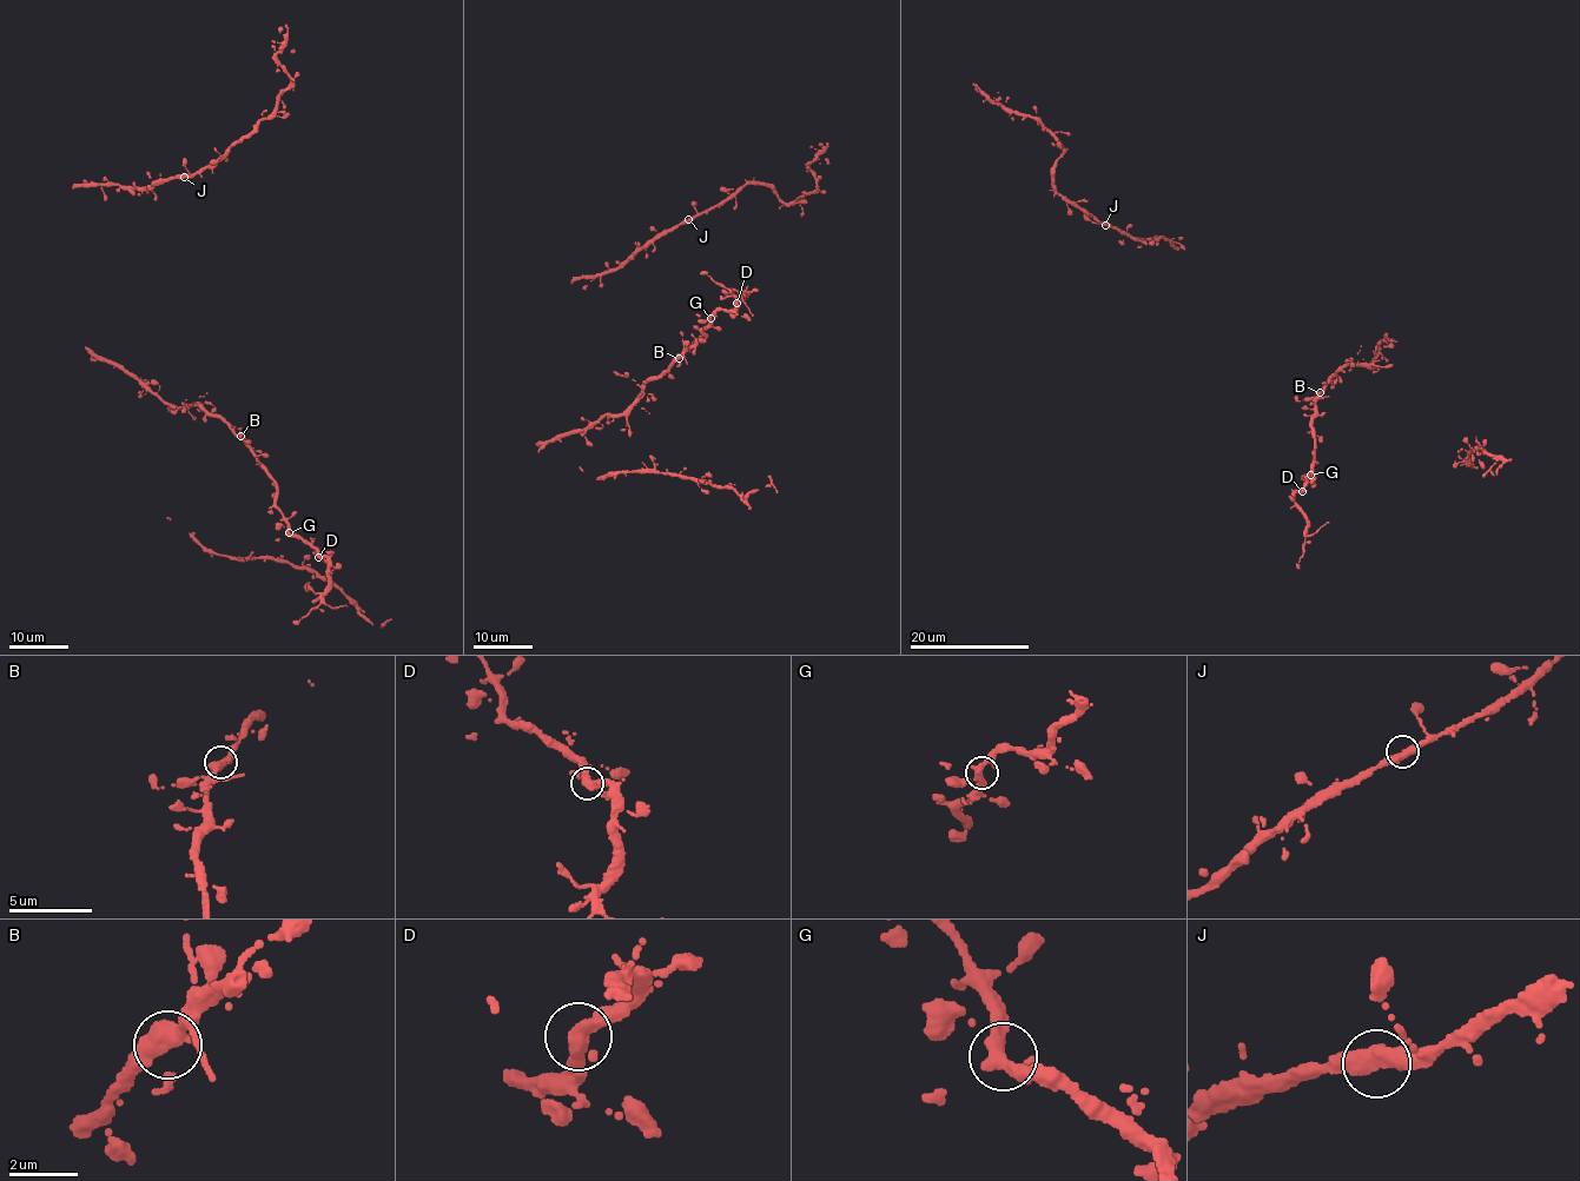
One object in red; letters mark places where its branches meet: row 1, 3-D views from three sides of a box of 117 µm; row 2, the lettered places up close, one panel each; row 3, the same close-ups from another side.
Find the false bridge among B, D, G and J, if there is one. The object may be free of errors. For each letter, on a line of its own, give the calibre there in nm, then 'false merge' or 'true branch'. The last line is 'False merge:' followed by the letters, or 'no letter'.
B: 440 nm | true branch
D: 440 nm | true branch
G: 440 nm | true branch
J: 440 nm | true branch
False merge: no letter

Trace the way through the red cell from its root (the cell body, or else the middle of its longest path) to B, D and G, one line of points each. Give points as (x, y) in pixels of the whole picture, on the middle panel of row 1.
B: (539, 443), (577, 432), (606, 416), (621, 415), (636, 399), (647, 382), (660, 377), (679, 358)
D: (539, 443), (621, 415), (647, 382), (706, 337), (702, 329), (713, 312), (729, 311), (735, 303)
G: (539, 443), (621, 415), (647, 382), (660, 377), (687, 347), (706, 337), (702, 329), (711, 318)

